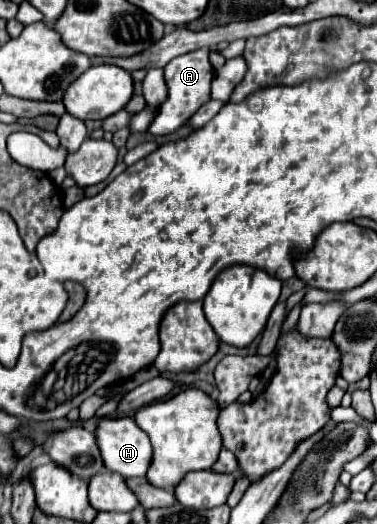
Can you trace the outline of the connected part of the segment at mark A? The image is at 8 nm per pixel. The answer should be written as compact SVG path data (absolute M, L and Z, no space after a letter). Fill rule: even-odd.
M209 48L193 50L173 58L165 66L165 82L169 88L169 96L161 104L155 120L149 126L149 132L155 136L165 136L175 132L181 124L185 124L205 102L211 100L211 80L213 80L213 66L209 62Z

